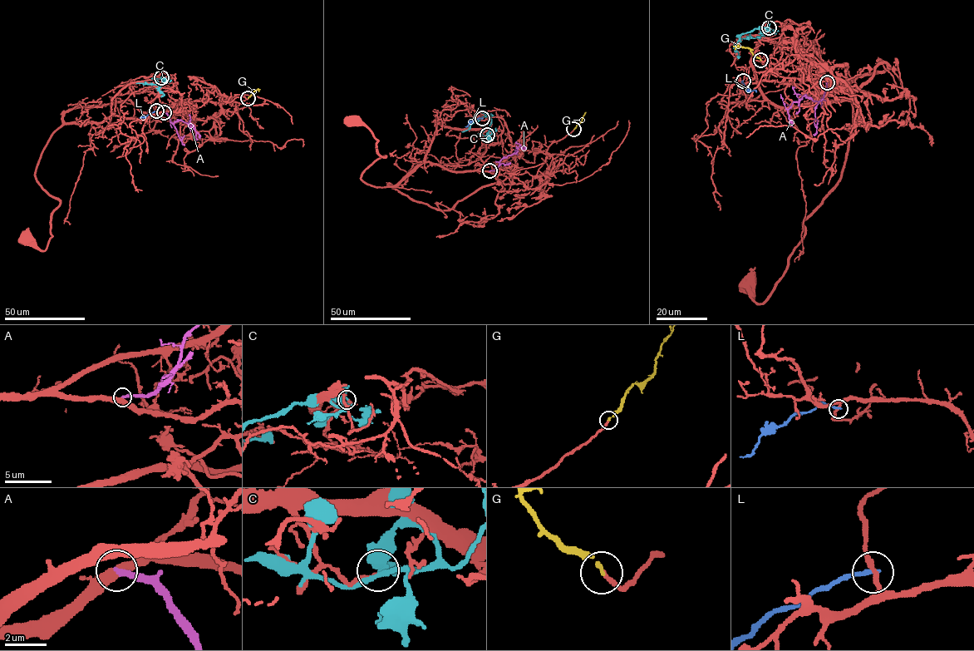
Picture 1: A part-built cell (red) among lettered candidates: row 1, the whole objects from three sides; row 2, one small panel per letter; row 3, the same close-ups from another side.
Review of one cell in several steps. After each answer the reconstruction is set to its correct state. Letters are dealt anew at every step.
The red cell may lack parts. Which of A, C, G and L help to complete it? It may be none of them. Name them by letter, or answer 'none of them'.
G

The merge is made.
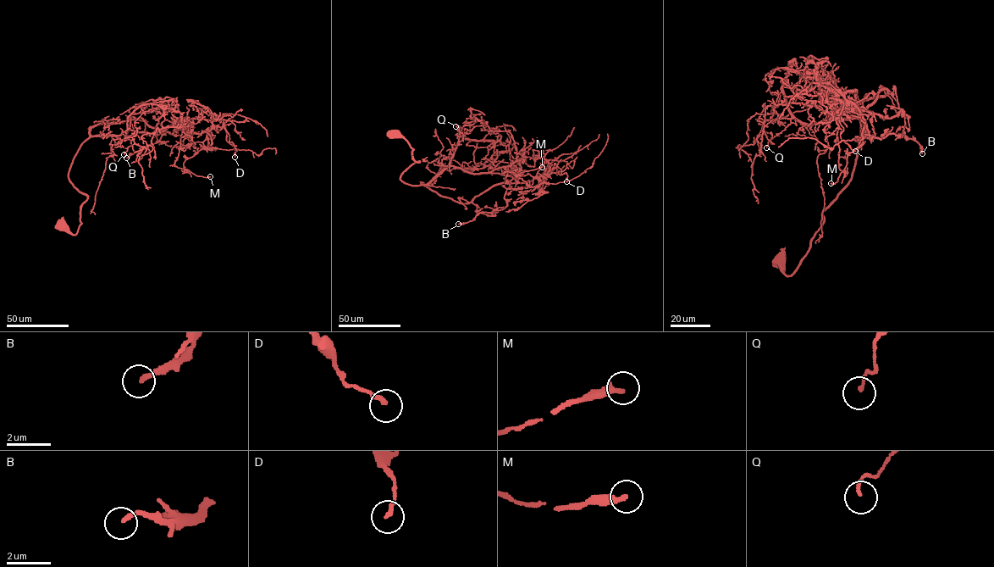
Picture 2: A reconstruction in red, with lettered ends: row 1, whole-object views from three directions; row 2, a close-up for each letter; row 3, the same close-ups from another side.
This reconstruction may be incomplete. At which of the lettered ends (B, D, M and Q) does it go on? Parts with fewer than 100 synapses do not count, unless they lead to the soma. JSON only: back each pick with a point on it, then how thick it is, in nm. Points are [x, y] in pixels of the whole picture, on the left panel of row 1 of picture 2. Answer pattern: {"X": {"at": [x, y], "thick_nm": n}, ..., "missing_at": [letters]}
{"missing_at": []}

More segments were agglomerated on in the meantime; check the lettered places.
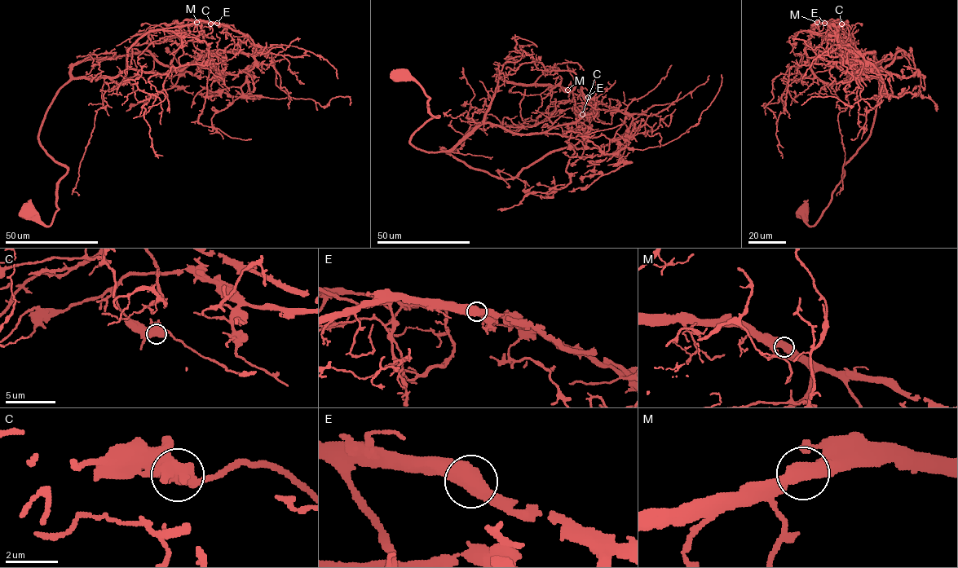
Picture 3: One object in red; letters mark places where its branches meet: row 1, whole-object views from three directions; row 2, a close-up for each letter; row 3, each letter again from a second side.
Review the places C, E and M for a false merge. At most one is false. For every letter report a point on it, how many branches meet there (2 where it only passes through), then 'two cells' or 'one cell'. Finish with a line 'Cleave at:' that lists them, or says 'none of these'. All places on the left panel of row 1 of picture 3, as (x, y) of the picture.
C: place (210, 24); branches 3; one cell
E: place (217, 23); branches 2; one cell
M: place (196, 22); branches 2; one cell
Cleave at: none of these

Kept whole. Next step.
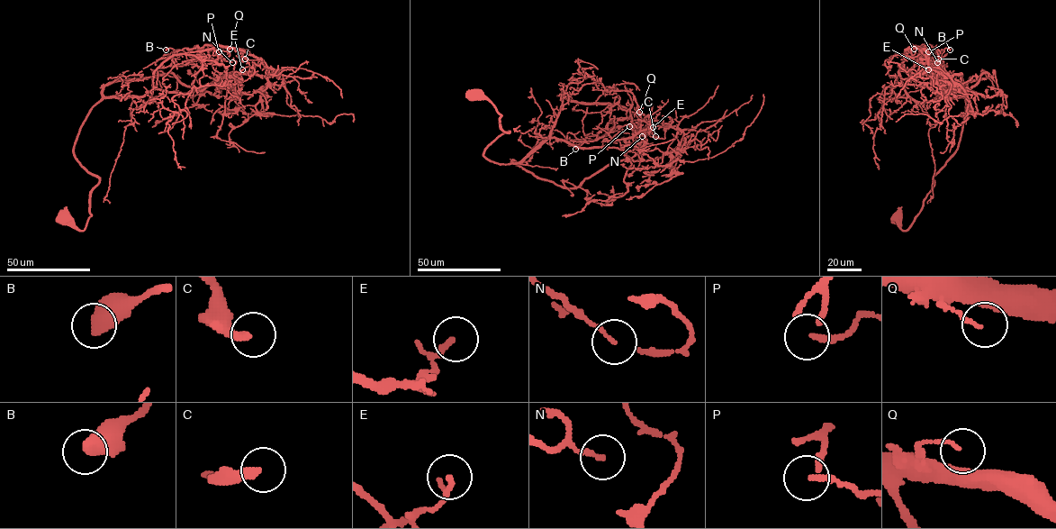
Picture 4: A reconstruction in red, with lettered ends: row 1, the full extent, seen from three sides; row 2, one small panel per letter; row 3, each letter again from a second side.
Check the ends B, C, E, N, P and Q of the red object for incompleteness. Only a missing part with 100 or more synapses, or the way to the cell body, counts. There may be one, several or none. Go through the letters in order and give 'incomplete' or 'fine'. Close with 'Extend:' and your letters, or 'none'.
B: fine
C: fine
E: fine
N: fine
P: fine
Q: fine
Extend: none

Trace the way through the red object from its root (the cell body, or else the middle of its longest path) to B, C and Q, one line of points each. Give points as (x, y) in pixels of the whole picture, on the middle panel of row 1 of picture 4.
B: (473, 95), (509, 131), (484, 151), (498, 163), (535, 150), (564, 98), (637, 118), (575, 149)
C: (473, 95), (509, 131), (484, 151), (498, 163), (535, 150), (564, 98), (626, 107), (634, 127), (655, 136)
Q: (473, 95), (485, 97), (509, 131), (483, 152), (500, 164), (518, 163), (548, 136), (564, 98), (639, 112)

